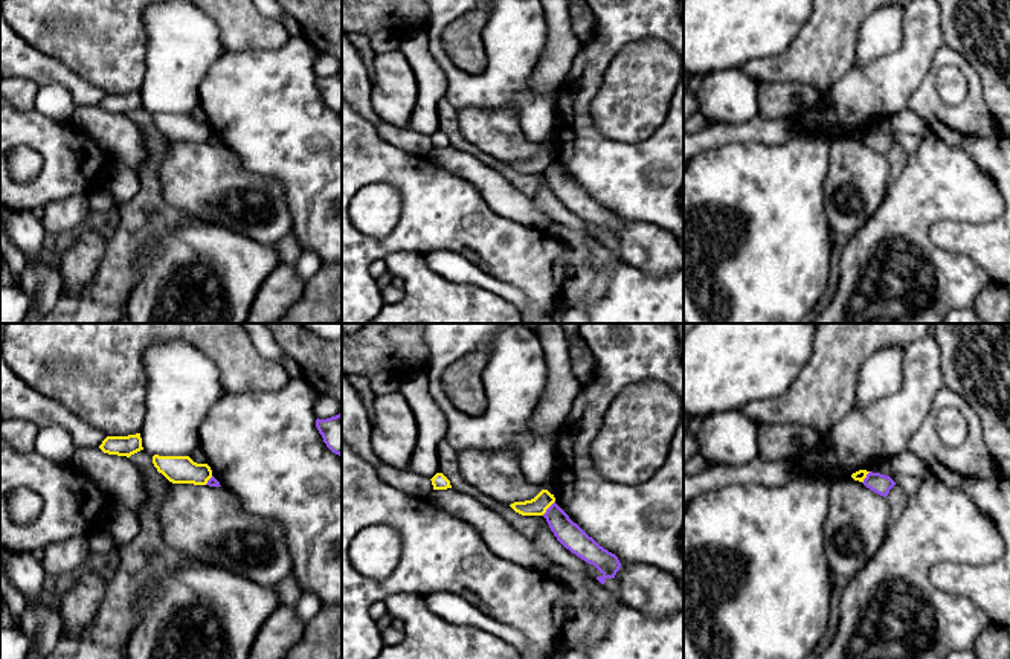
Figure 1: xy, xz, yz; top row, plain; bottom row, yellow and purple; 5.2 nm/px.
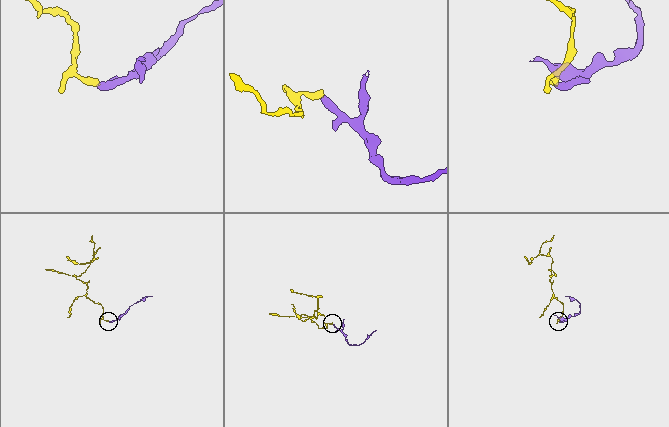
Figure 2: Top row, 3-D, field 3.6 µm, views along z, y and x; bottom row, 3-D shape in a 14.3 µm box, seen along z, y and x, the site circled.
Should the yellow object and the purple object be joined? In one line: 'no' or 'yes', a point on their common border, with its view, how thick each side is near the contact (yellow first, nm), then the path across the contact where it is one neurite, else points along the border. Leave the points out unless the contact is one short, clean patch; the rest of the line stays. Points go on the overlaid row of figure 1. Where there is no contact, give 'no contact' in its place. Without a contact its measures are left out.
no | xz (548, 507) | 100/140 nm | along xz (554, 501), (542, 514)

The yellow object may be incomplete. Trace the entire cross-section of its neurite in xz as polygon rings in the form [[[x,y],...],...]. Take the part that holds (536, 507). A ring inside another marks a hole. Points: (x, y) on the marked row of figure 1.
[[[542,490],[534,499],[514,502],[510,506],[522,516],[543,516],[554,502],[554,494],[548,490]]]

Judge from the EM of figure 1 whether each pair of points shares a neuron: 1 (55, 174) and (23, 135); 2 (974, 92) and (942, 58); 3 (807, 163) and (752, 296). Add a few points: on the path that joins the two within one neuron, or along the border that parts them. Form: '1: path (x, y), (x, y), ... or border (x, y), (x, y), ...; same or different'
1: path (55, 162), (35, 139); same
2: path (972, 80), (969, 72), (954, 58); same
3: path (774, 197), (755, 215), (752, 226), (752, 263); same

